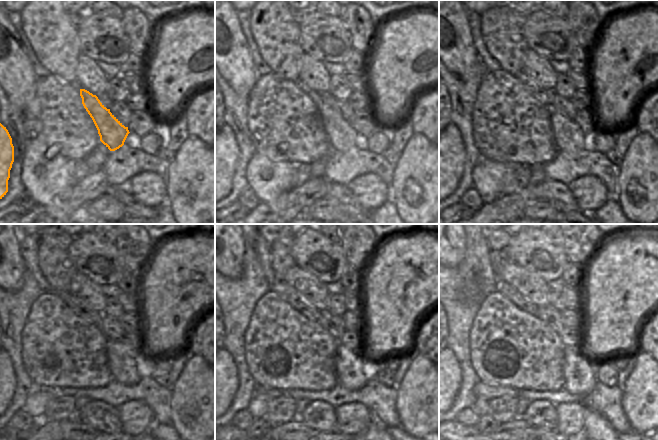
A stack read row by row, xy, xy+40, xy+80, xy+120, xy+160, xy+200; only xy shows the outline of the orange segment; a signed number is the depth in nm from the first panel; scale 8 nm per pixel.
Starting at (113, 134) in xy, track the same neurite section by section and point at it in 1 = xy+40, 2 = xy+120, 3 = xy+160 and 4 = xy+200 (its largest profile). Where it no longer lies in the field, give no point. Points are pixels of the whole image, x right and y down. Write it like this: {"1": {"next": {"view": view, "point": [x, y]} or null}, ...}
{"1": {"next": {"view": "xy+40", "point": [342, 136]}}, "2": {"next": {"view": "xy+120", "point": [121, 358]}}, "3": {"next": {"view": "xy+160", "point": [352, 370]}}, "4": {"next": {"view": "xy+200", "point": [580, 379]}}}

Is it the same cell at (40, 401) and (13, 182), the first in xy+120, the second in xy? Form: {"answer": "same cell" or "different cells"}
{"answer": "different cells"}

